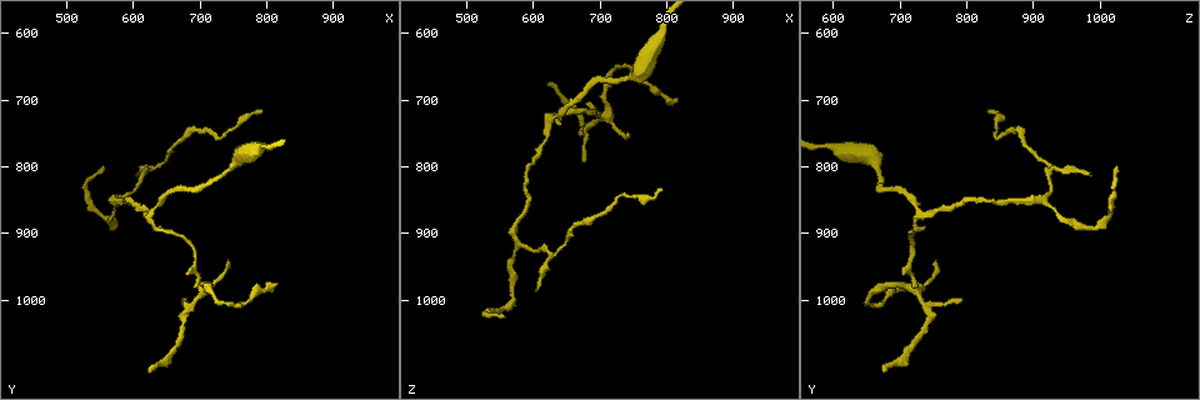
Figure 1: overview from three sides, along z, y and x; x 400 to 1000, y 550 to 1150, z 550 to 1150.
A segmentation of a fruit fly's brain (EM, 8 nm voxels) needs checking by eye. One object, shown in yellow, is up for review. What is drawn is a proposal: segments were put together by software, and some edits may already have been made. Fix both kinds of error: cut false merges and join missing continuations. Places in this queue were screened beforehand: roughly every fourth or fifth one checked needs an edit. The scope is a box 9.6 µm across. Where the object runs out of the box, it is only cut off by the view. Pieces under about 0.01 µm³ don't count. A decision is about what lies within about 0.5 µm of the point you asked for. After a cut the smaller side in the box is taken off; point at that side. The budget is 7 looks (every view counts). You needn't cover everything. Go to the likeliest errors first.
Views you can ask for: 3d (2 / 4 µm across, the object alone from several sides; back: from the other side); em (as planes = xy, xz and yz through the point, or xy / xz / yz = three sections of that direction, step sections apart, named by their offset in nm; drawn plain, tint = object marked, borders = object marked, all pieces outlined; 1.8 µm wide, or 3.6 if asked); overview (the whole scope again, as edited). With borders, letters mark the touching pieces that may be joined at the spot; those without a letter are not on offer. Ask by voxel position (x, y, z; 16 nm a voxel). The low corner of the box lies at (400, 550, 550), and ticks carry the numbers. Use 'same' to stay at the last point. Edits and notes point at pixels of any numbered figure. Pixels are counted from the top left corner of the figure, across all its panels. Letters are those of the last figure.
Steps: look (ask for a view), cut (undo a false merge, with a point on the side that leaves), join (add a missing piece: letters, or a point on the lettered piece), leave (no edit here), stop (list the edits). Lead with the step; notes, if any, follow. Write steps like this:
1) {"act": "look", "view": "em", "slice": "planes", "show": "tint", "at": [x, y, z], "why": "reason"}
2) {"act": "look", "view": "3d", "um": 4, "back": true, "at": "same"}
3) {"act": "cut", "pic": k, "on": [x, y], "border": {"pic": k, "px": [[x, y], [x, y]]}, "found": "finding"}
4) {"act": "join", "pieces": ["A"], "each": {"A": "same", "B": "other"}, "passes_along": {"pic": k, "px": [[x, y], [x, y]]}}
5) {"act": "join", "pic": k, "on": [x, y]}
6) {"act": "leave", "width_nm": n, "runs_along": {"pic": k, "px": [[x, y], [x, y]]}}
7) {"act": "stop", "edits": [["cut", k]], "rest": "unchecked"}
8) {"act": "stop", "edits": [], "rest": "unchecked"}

{"act": "look", "view": "3d", "um": 4, "at": [710, 985, 720], "why": "three-way junction"}

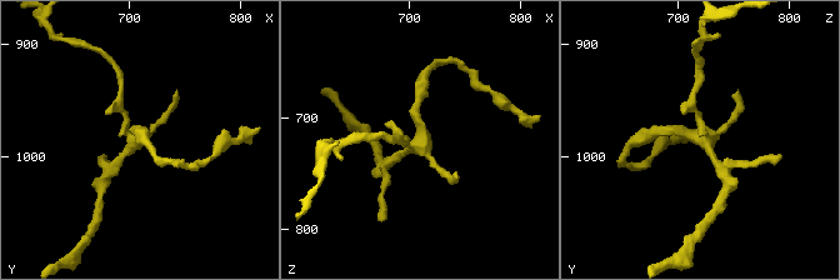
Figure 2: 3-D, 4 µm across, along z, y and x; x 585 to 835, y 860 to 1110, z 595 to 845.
{"act": "look", "view": "em", "slice": "xz", "step": 4, "show": "tint", "at": [708, 984, 724]}

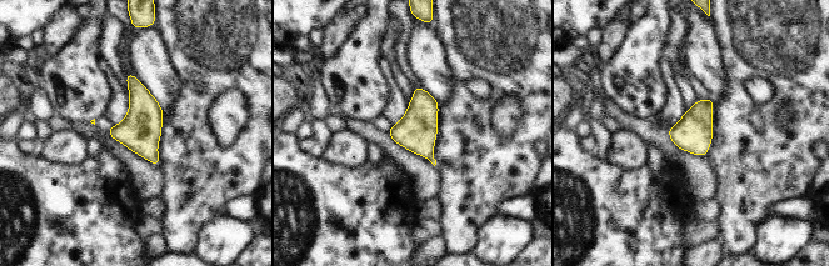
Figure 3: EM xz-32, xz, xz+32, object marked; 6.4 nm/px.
{"act": "look", "view": "em", "slice": "planes", "show": "borders", "at": "same"}

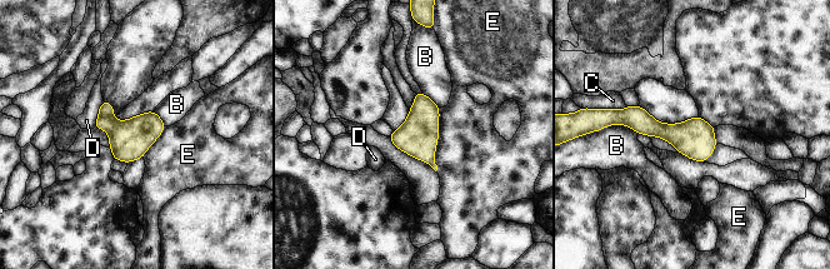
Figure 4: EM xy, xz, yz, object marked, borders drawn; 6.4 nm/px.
{"act": "leave", "longest_contact_nm": ["E", 400], "each": {"B": "other", "C": "other", "D": "other", "E": "other"}, "border": {"pic": 4, "px": [[439, 108], [435, 170]]}, "found": "continuous, no second neuron"}

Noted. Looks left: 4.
{"act": "look", "view": "em", "slice": "planes", "show": "plain", "at": [820, 970, 700]}

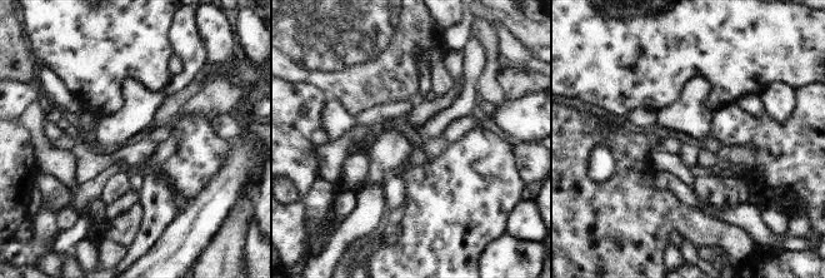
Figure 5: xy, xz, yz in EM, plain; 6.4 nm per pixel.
{"act": "look", "view": "em", "slice": "planes", "show": "borders", "at": "same"}

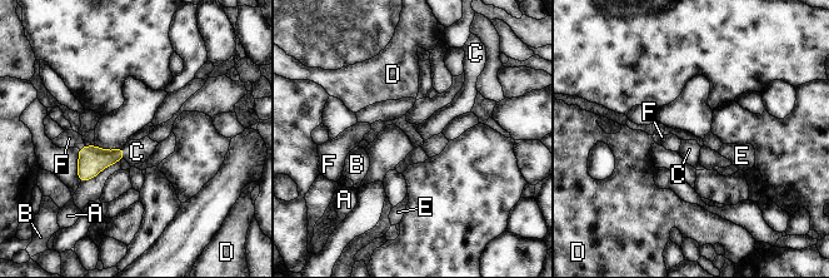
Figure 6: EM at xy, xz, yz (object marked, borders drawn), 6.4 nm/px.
{"act": "join", "pic": 6, "on": [136, 152], "longest_contact_nm": ["C", 70], "each": {"A": "other", "B": "other", "C": "same", "D": "other", "E": "other", "F": "other"}, "passes_along": {"pic": 6, "px": [[93, 159], [124, 153], [136, 152]]}, "found": "it goes on there"}

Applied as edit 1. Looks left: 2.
{"act": "stop", "edits": [["join", 6]], "rest": "unchecked"}

